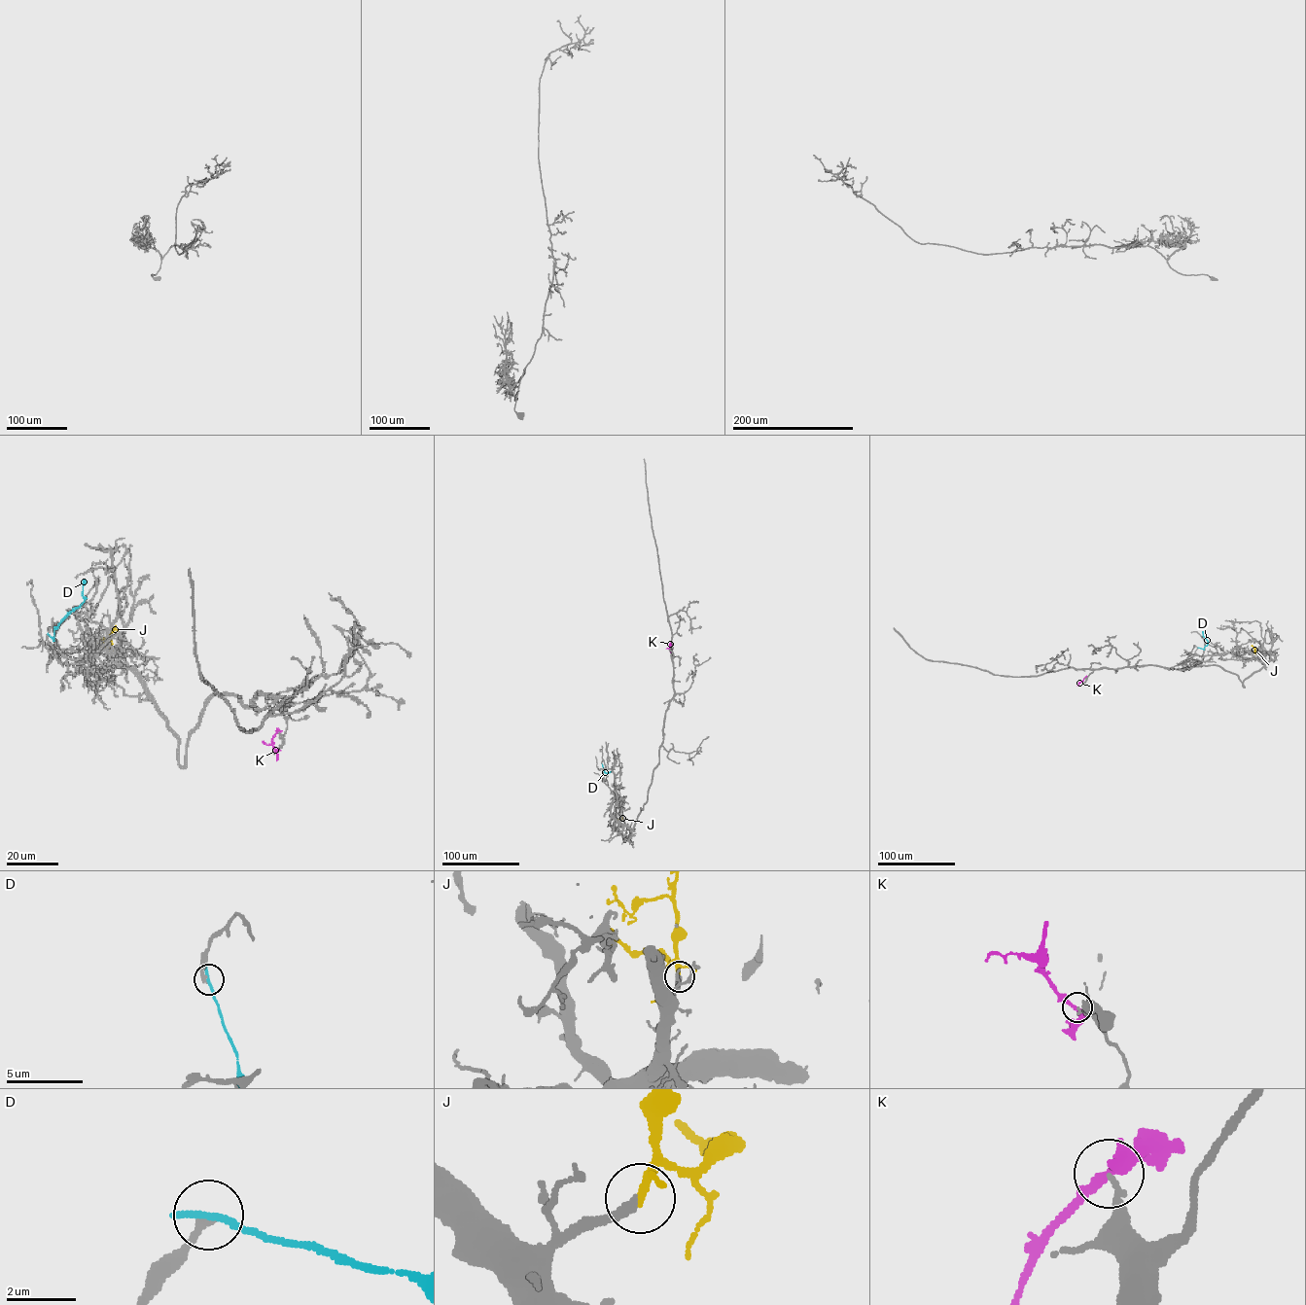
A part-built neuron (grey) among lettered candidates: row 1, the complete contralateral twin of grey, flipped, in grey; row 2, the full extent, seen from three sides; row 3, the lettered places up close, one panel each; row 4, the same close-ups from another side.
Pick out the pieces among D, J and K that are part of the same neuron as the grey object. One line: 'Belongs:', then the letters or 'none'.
Belongs: J

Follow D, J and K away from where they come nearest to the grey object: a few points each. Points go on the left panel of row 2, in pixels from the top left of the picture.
D: (48, 634), (53, 638), (54, 629), (85, 599), (85, 580)
J: (111, 651), (110, 633), (115, 627), (112, 628)
K: (278, 731), (272, 741), (277, 760)

